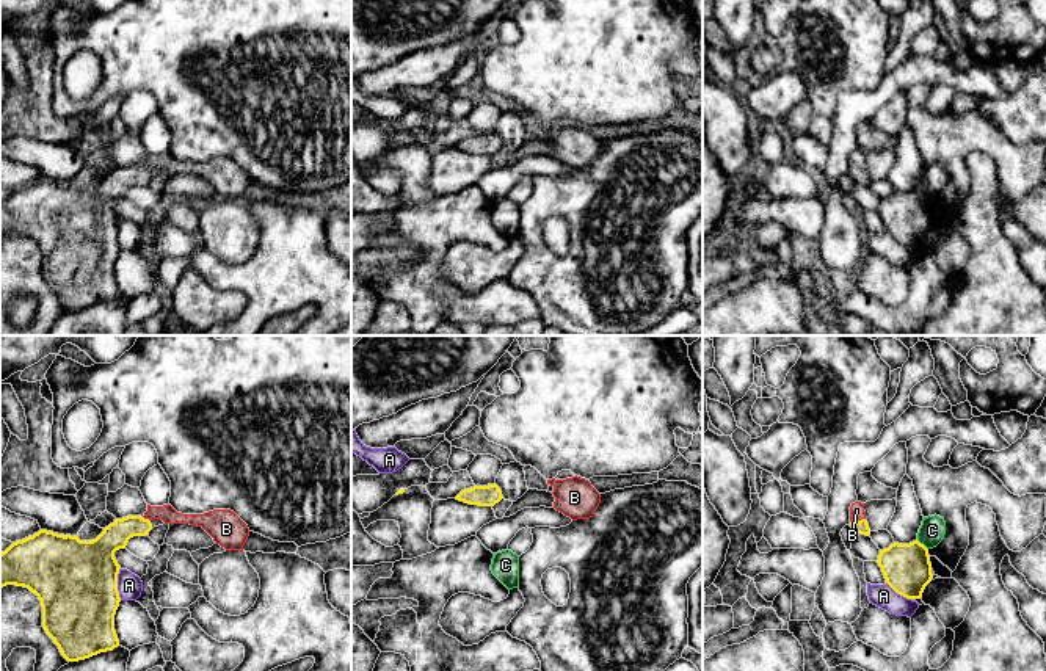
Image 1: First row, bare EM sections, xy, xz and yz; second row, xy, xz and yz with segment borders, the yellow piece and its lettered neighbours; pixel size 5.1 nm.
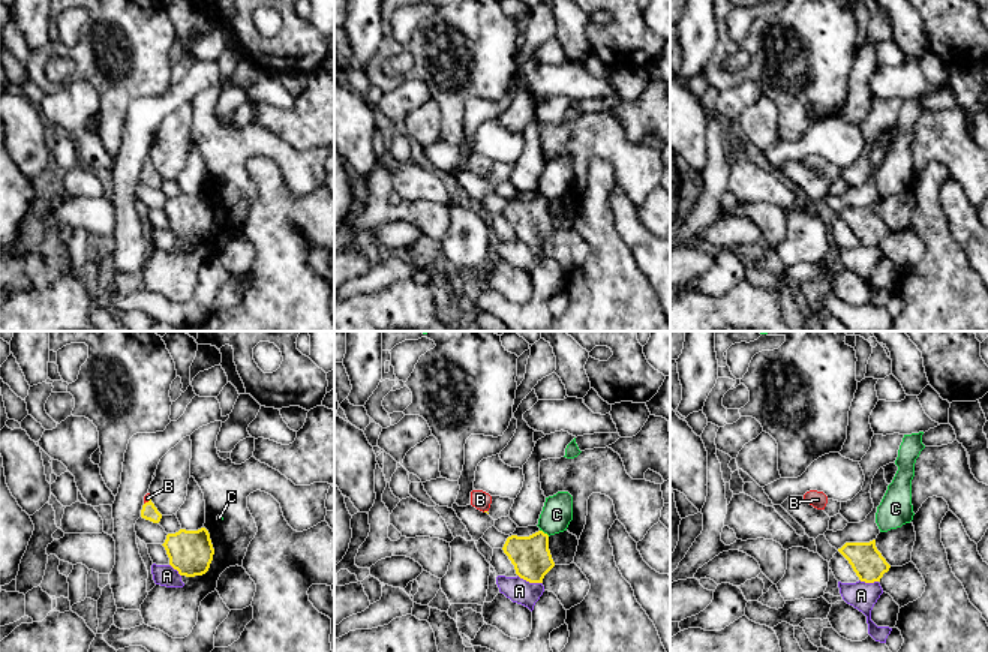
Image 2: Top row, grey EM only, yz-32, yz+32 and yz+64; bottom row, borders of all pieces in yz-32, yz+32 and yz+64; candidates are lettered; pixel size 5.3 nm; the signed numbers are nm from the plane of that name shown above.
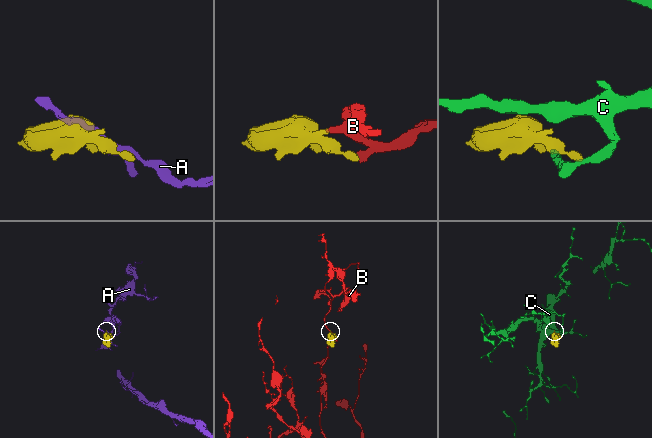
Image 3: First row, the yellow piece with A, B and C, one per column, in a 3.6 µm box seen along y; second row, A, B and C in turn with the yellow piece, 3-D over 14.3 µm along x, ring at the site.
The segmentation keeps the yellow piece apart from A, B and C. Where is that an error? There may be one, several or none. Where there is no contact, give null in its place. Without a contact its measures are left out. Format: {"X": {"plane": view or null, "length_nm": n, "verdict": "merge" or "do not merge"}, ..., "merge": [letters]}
{"A": {"plane": "xy", "length_nm": 170, "verdict": "do not merge"}, "B": {"plane": "yz", "length_nm": 80, "verdict": "merge"}, "C": {"plane": "yz", "length_nm": 80, "verdict": "do not merge"}, "merge": ["B"]}

